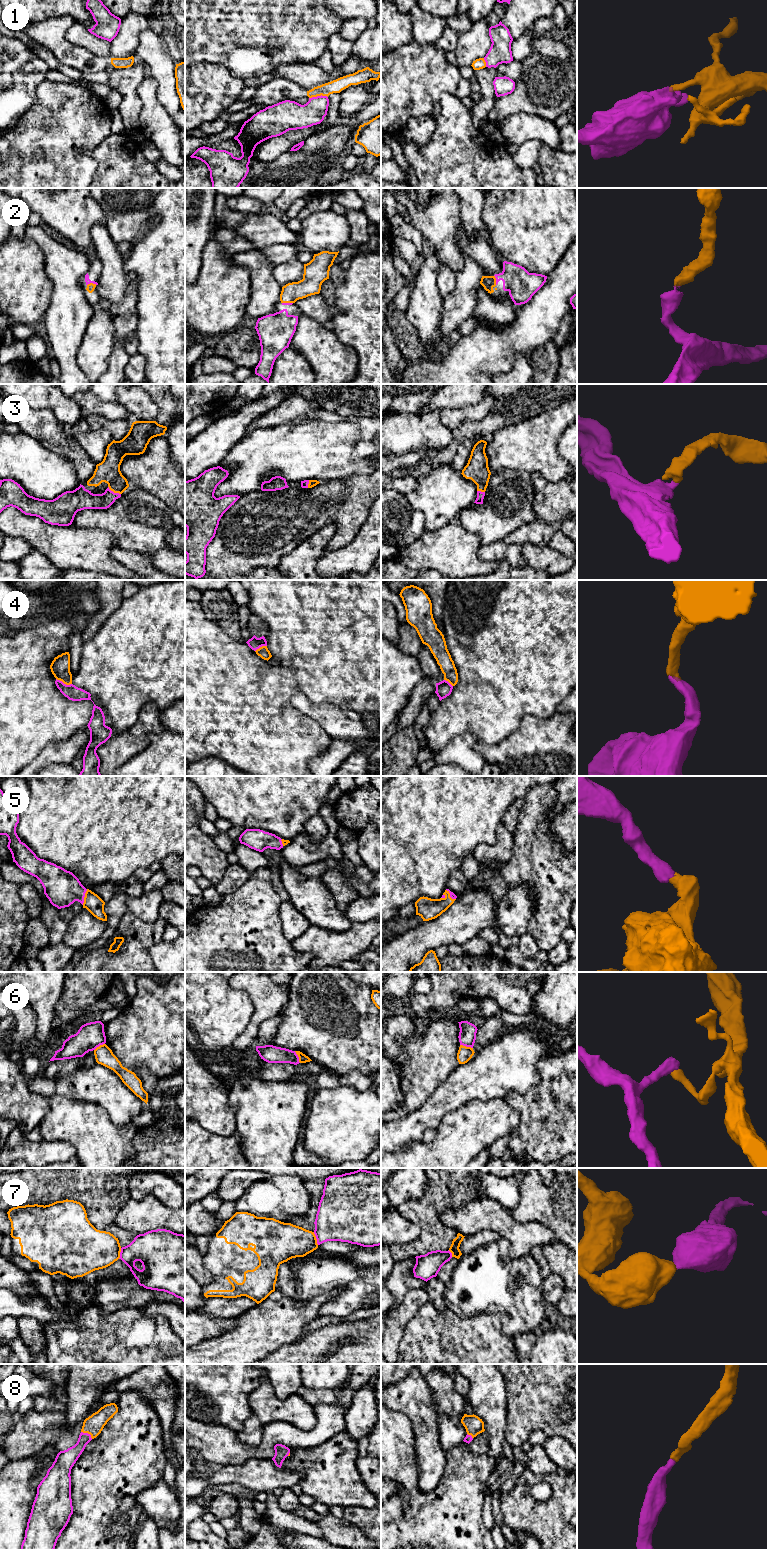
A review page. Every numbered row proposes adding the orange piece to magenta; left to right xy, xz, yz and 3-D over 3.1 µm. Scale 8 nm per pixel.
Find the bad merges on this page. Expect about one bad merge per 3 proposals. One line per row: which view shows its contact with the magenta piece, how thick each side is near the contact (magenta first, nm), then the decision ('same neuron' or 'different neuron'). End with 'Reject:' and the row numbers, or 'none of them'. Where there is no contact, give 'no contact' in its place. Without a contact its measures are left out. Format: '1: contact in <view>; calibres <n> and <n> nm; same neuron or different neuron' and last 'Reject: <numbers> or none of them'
1: contact in xz; calibres 220 and 110 nm; different neuron
2: contact in xy; calibres 50 and 70 nm; same neuron
3: contact in xy; calibres 160 and 190 nm; same neuron
4: contact in xy; calibres 120 and 160 nm; same neuron
5: contact in xy; calibres 280 and 150 nm; same neuron
6: contact in yz; calibres 140 and 120 nm; different neuron
7: contact in xz; calibres 360 and 300 nm; different neuron
8: contact in xy; calibres 130 and 160 nm; same neuron
Reject: 1, 6, 7

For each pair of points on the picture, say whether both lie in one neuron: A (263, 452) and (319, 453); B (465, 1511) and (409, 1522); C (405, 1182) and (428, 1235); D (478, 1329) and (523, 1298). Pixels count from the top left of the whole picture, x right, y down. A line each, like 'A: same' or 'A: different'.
A: same
B: same
C: different
D: different

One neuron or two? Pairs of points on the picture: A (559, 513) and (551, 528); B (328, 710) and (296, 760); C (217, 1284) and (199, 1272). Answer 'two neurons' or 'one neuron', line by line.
A: two neurons
B: two neurons
C: two neurons

